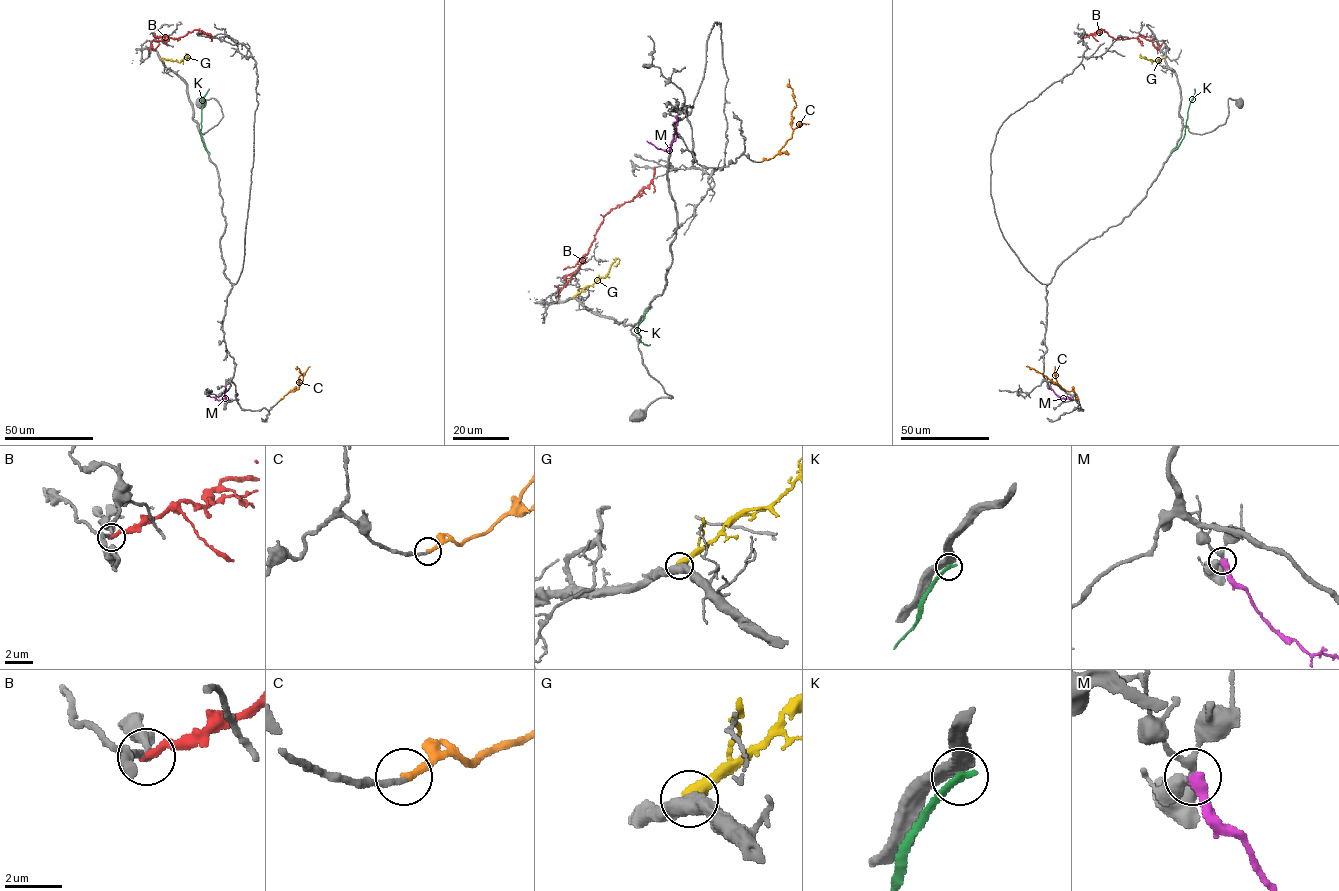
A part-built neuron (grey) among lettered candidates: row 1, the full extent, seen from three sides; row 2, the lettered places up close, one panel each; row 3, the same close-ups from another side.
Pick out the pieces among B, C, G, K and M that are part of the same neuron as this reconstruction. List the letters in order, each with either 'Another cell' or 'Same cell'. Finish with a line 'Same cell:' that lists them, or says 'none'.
B: Another cell
C: Same cell
G: Another cell
K: Another cell
M: Another cell
Same cell: C

